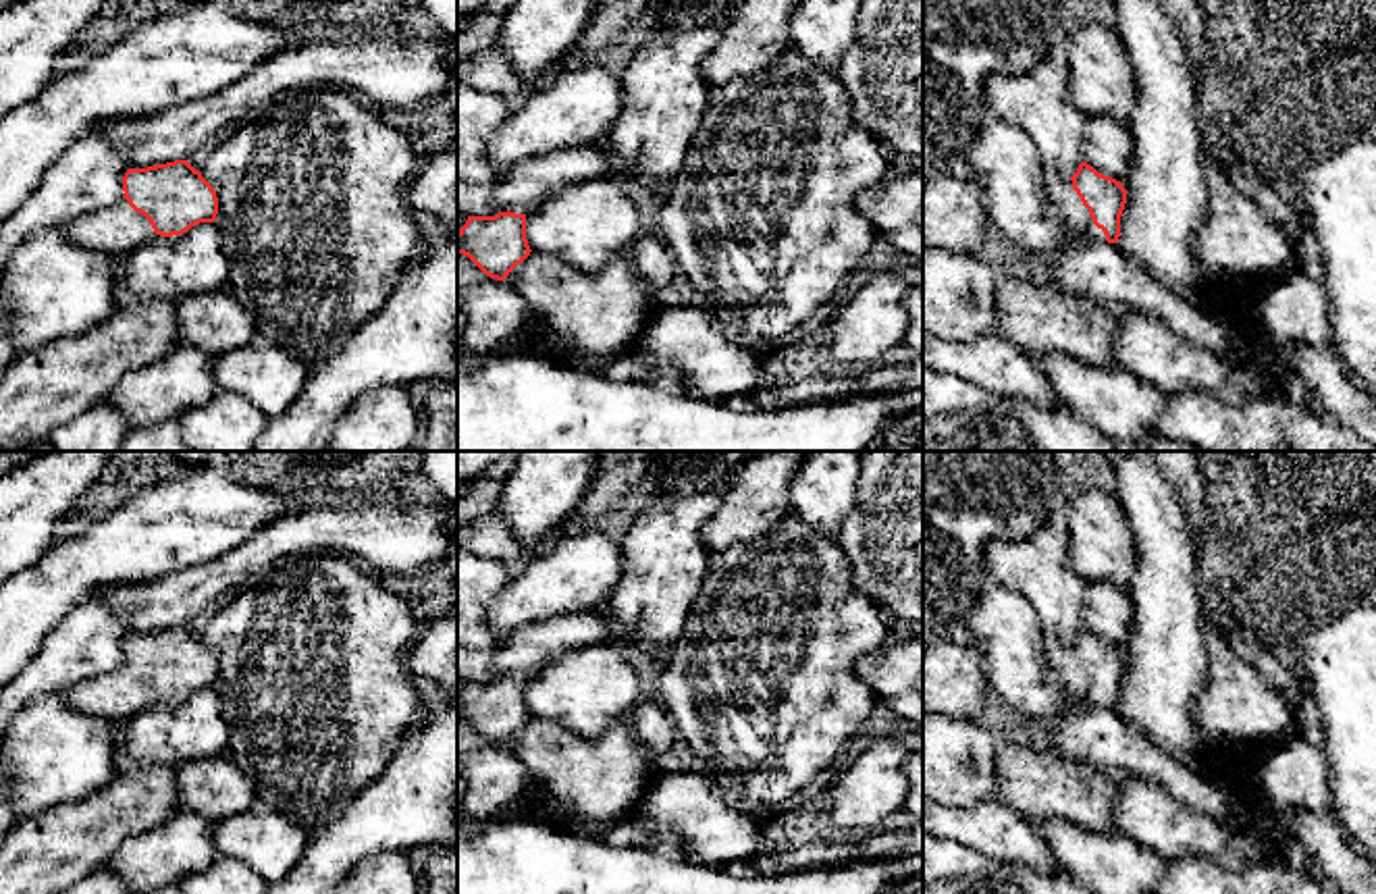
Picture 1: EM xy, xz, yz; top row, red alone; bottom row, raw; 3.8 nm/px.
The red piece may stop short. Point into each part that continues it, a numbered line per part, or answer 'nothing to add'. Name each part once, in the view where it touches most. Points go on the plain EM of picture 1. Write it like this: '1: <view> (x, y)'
1: yz (1075, 680)

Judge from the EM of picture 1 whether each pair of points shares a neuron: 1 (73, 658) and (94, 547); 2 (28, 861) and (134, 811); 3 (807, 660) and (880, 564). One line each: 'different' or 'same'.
1: different
2: same
3: different

